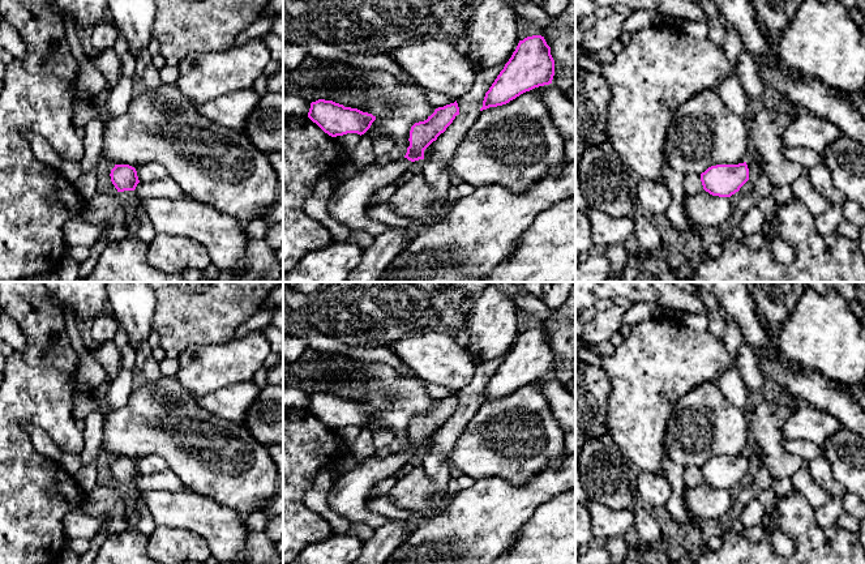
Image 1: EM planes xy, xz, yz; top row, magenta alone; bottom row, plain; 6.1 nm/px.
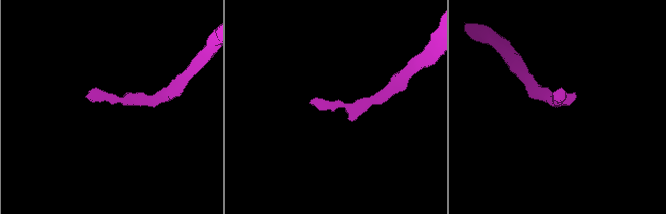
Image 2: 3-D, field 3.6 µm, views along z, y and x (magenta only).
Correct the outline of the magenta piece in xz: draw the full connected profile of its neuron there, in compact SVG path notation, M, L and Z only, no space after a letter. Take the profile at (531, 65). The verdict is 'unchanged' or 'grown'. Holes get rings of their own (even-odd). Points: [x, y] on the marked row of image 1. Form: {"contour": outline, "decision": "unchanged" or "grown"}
{"contour": "M527 37L519 40L511 57L485 93L480 111L506 104L526 91L549 85L553 76L554 60L544 37Z", "decision": "unchanged"}

